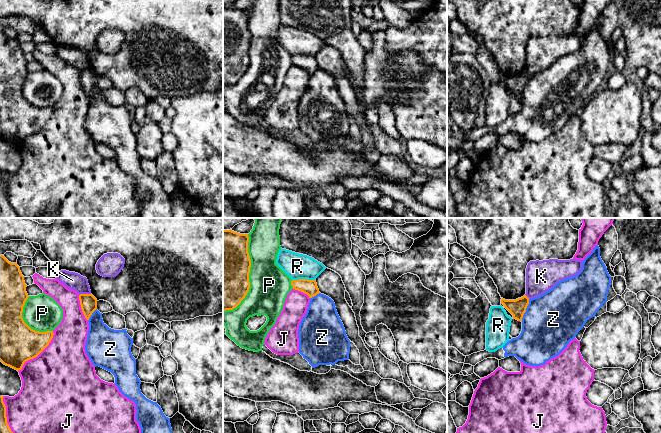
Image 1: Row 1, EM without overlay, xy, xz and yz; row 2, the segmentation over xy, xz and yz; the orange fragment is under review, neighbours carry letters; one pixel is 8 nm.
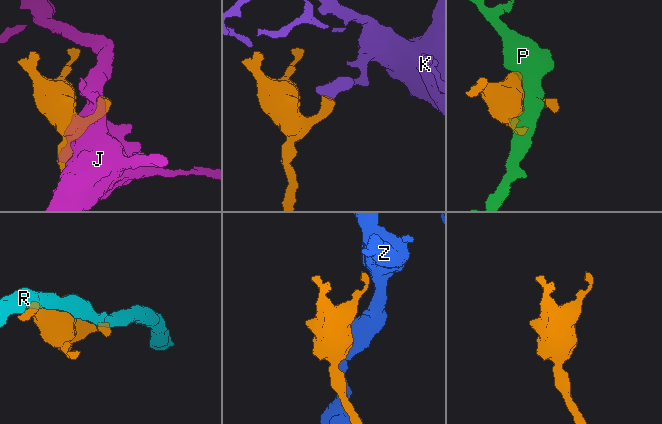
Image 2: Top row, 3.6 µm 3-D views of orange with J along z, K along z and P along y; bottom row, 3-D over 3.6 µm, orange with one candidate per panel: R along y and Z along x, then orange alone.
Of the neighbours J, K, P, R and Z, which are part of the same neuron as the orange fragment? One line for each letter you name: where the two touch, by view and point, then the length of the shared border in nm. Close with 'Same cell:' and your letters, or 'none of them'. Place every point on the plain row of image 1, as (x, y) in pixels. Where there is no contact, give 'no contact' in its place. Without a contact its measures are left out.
Same cell: none of them

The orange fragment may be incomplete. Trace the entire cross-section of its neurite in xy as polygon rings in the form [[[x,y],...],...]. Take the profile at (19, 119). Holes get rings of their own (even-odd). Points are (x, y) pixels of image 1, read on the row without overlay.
[[[0,31],[0,137],[17,147],[22,145],[26,137],[37,133],[49,121],[54,111],[53,107],[35,107],[24,98],[23,83],[29,73],[26,63],[24,52],[17,39],[11,39],[3,31]]]

